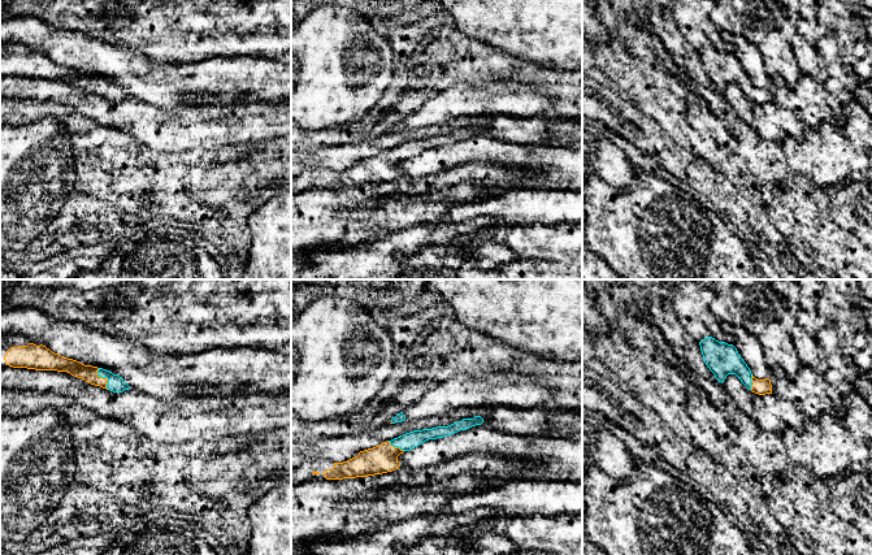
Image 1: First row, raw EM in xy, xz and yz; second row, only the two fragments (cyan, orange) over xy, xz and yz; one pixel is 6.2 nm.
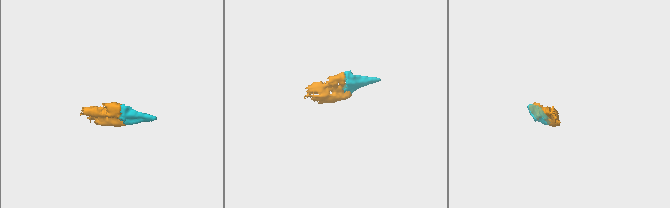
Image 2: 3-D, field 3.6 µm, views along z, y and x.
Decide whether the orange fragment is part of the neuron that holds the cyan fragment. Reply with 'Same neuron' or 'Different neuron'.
Same neuron

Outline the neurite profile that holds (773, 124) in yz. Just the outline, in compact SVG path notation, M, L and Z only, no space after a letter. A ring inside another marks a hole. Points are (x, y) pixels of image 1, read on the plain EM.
M728 83L723 95L741 121L754 129L764 140L782 144L788 136L799 142L804 139L804 123L797 118L793 110L778 108L773 103L755 103L736 83Z

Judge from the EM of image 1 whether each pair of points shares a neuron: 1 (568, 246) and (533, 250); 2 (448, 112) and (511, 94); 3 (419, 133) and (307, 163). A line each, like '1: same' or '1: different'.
1: same
2: same
3: same

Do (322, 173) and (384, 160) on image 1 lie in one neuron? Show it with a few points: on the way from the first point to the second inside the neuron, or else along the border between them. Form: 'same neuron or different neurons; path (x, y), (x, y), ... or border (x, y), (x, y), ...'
same neuron; path (338, 177), (352, 177), (368, 172)

